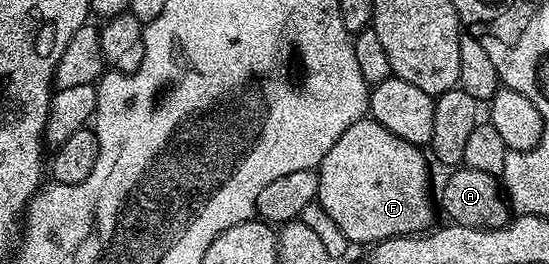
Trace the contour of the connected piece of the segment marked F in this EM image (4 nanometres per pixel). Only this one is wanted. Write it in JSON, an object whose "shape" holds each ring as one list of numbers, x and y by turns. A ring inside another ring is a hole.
{"shape":[[368,116,361,118,350,128,346,128,342,136,338,136,334,148,326,152,318,167,318,201,333,218,334,224,342,228,349,243,375,244,407,234,415,236,433,225,434,194,433,191,432,194,428,191,428,162,424,159,424,153,421,147,394,136,394,132,386,132,382,124,373,122]]}

